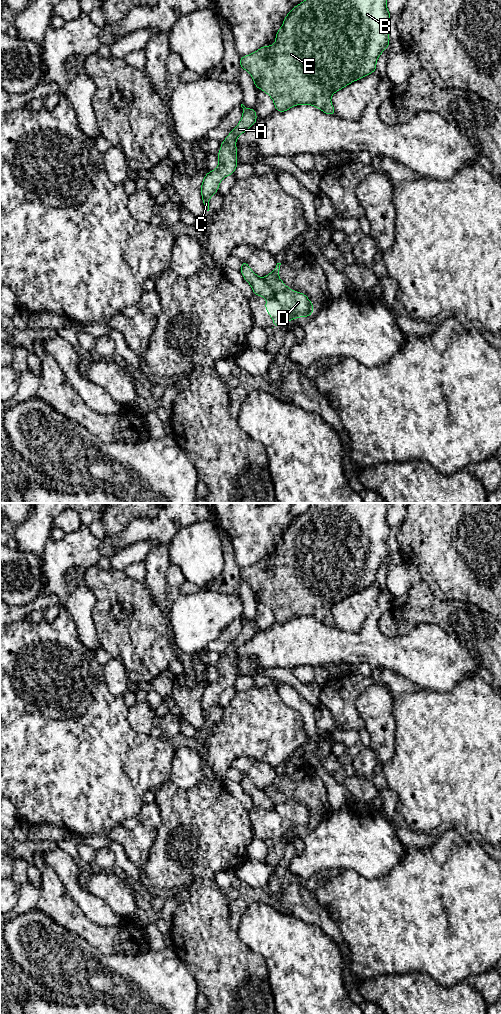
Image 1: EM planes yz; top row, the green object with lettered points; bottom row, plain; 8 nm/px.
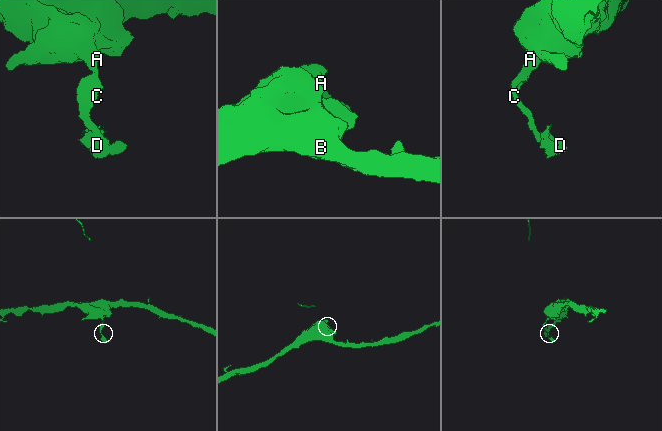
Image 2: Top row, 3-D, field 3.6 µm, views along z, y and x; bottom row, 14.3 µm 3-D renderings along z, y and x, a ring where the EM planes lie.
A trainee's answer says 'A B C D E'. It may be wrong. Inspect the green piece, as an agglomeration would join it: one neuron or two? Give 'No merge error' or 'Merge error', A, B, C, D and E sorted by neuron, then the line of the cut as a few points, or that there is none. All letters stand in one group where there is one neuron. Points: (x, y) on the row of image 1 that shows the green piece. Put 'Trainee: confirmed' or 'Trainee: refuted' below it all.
Merge error. Groups: A B C E / D. Split along yz (262, 278), (272, 290), (272, 295), (268, 299)
Trainee: refuted

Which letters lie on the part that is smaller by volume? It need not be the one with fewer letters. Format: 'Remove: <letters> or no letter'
Remove: D

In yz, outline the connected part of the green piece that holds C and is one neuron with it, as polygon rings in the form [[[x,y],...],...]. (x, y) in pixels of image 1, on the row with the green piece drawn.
[[[241,104],[243,108],[243,116],[236,128],[230,132],[227,138],[221,143],[221,149],[218,152],[218,167],[206,174],[201,185],[201,194],[203,204],[207,211],[209,211],[210,197],[217,193],[220,181],[234,173],[237,163],[237,137],[248,130],[256,121],[256,111],[249,109]]]

